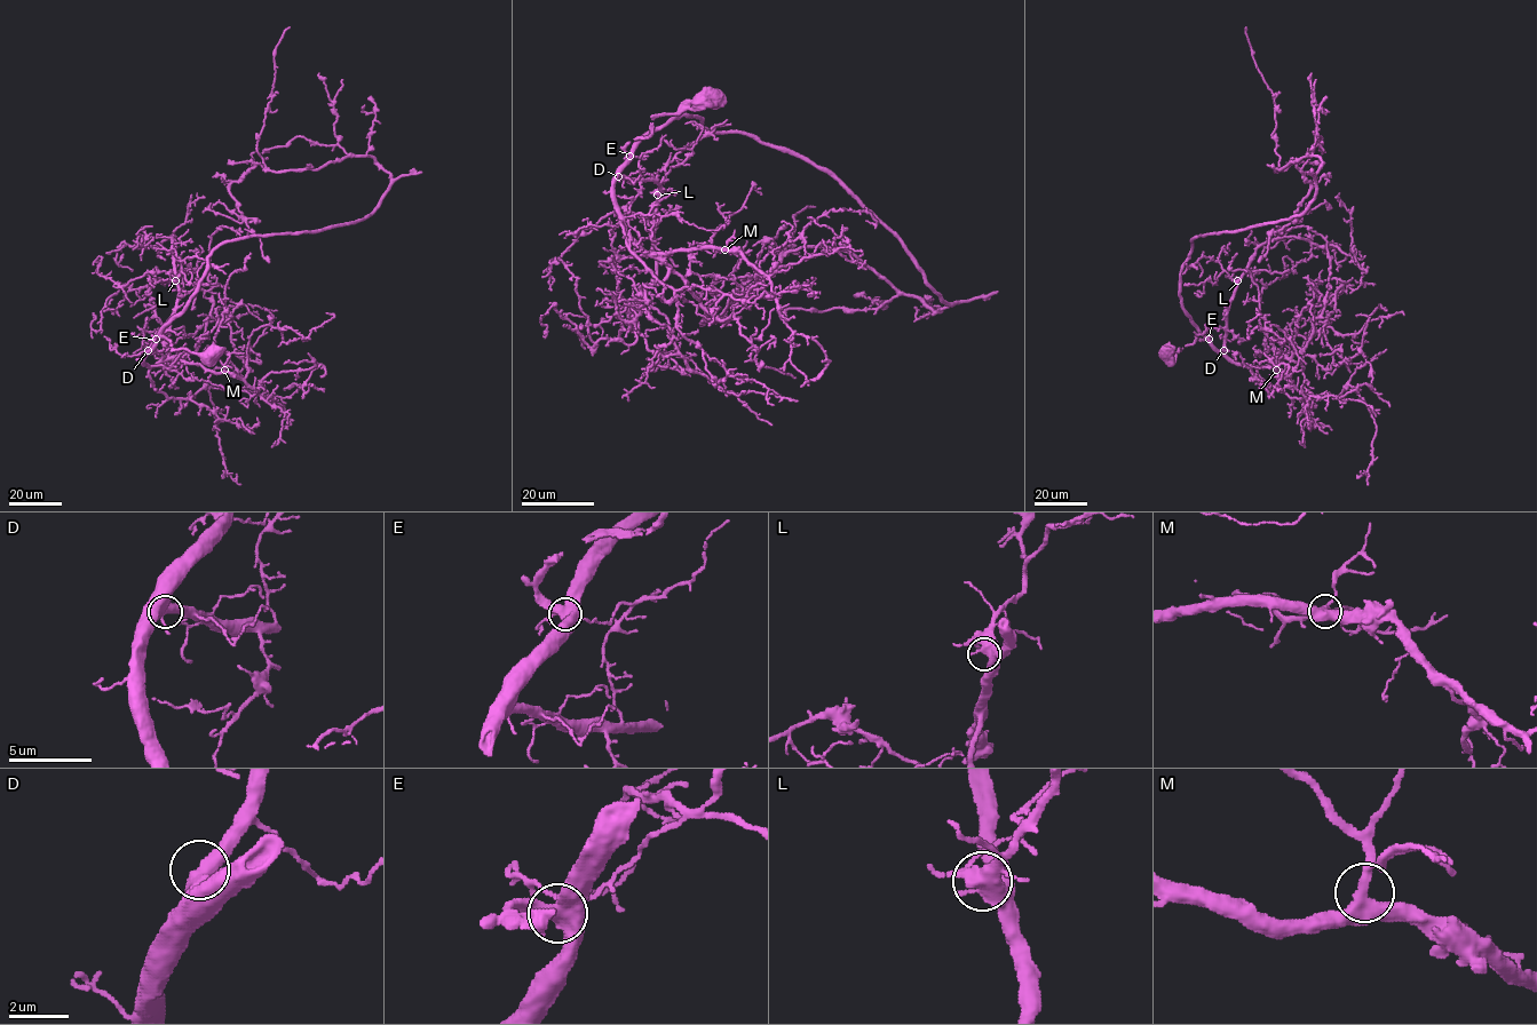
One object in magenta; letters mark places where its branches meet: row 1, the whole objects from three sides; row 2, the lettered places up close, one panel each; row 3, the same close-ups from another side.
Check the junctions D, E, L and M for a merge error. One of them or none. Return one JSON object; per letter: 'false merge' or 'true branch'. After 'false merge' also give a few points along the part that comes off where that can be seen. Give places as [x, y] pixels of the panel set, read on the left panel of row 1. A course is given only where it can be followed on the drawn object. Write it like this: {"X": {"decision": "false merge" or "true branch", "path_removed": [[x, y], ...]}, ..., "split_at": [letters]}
{"D": {"decision": "true branch"}, "E": {"decision": "true branch"}, "L": {"decision": "true branch"}, "M": {"decision": "true branch"}, "split_at": []}

